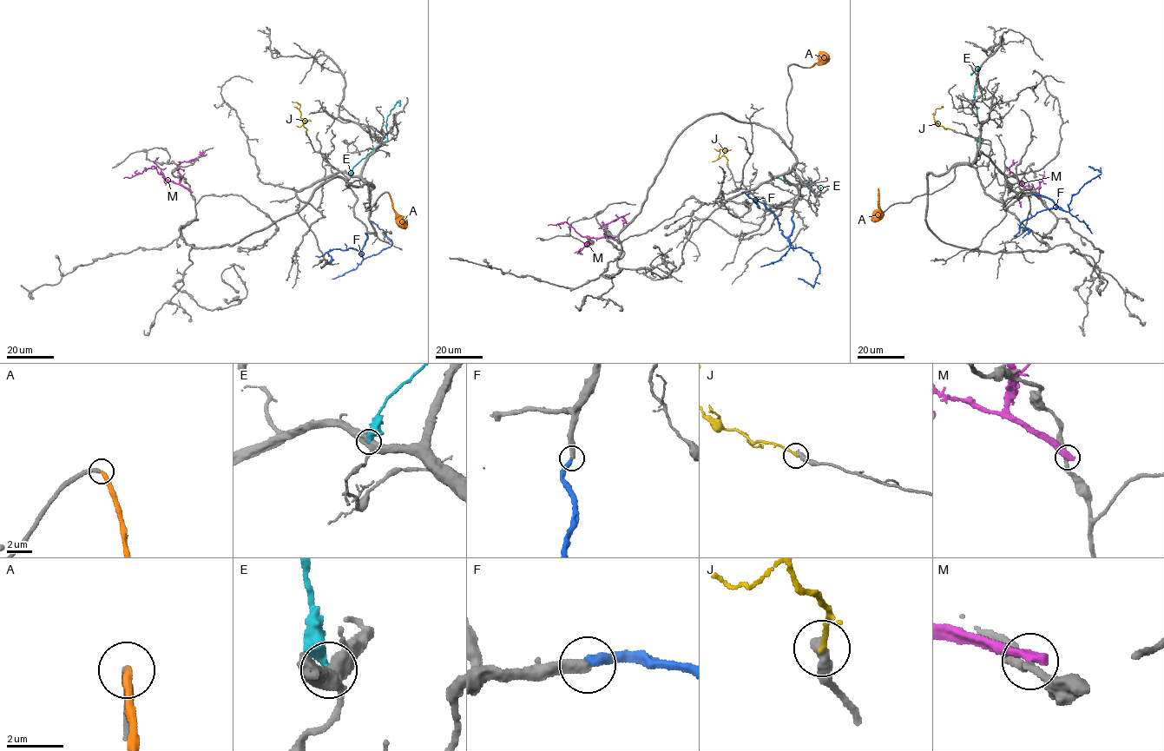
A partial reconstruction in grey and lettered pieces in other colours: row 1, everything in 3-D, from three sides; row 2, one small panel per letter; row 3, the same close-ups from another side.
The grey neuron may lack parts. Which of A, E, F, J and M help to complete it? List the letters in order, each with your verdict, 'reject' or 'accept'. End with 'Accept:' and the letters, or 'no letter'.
A: accept
E: reject
F: accept
J: reject
M: reject
Accept: A, F

